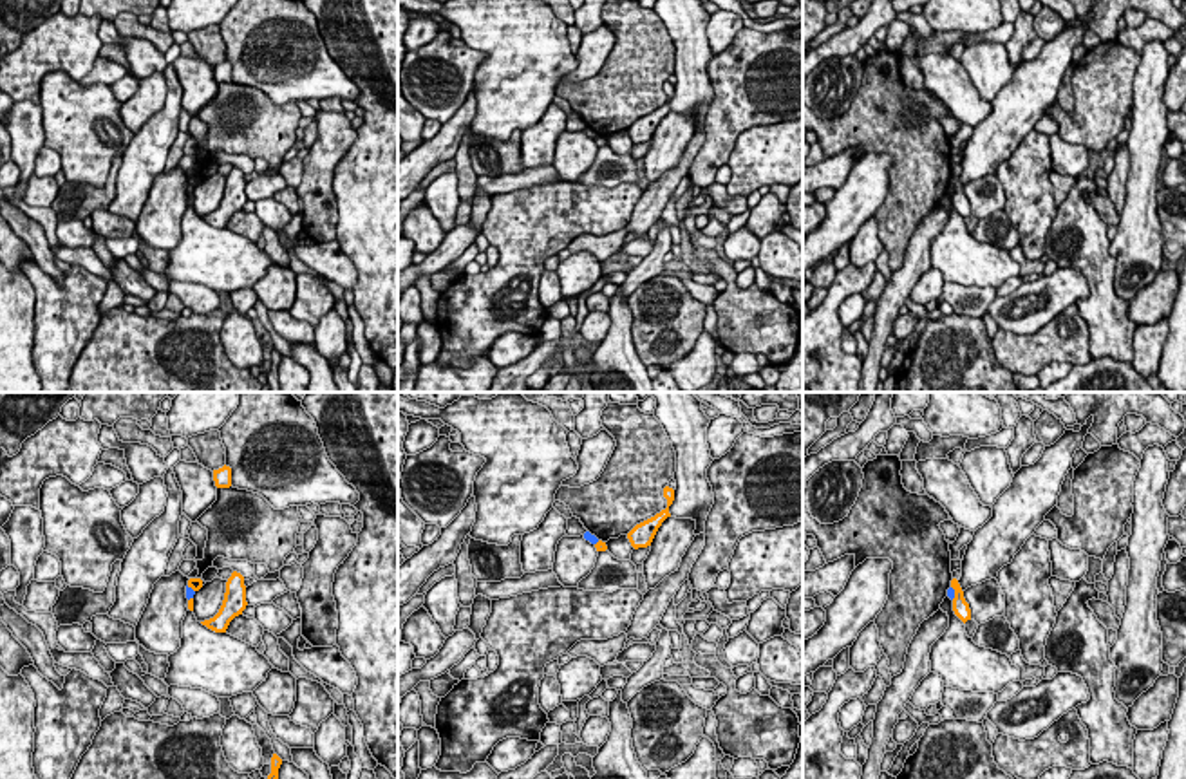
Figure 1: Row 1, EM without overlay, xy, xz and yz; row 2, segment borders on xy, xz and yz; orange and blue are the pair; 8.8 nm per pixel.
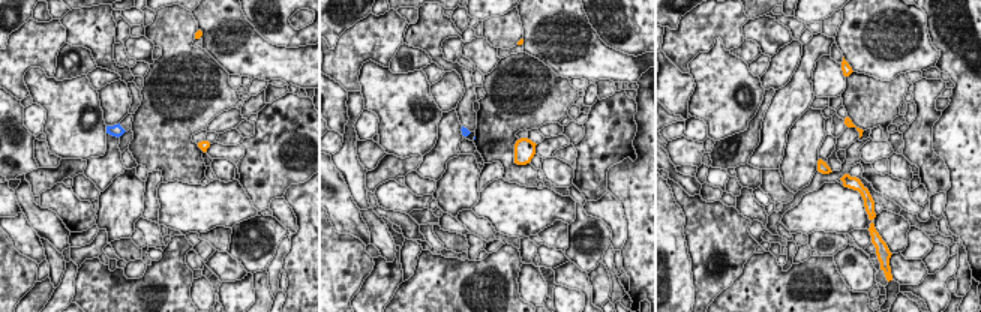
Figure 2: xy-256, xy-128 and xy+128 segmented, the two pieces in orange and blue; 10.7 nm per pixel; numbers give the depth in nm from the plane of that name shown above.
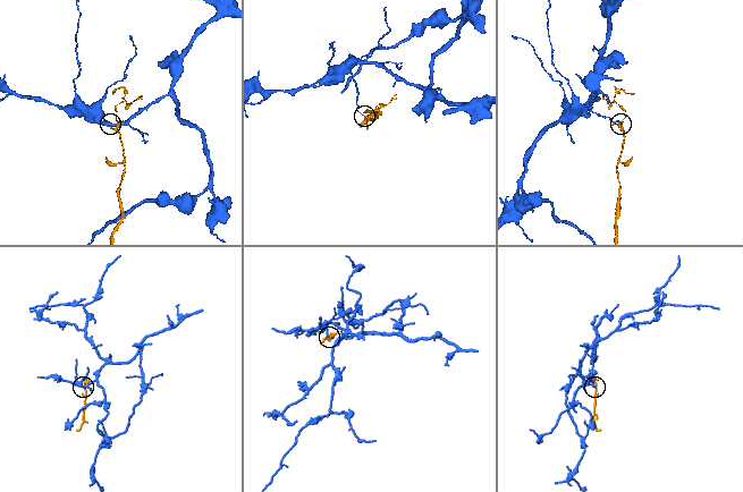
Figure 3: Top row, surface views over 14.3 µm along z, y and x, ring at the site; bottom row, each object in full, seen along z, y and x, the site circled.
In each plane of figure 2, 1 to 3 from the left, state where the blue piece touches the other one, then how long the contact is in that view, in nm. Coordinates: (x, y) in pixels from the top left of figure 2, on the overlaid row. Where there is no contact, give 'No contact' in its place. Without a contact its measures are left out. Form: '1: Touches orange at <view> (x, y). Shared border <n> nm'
1: No contact
2: No contact
3: No contact

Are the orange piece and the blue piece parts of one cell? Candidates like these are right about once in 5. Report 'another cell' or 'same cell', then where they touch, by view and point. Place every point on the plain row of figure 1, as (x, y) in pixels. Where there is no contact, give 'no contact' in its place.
another cell; meets orange in yz at (955, 188)

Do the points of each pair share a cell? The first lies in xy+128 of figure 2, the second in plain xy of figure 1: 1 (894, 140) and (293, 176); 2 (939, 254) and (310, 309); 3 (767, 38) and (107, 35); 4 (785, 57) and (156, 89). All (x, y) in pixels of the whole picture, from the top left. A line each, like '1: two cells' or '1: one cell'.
1: one cell
2: two cells
3: one cell
4: one cell

